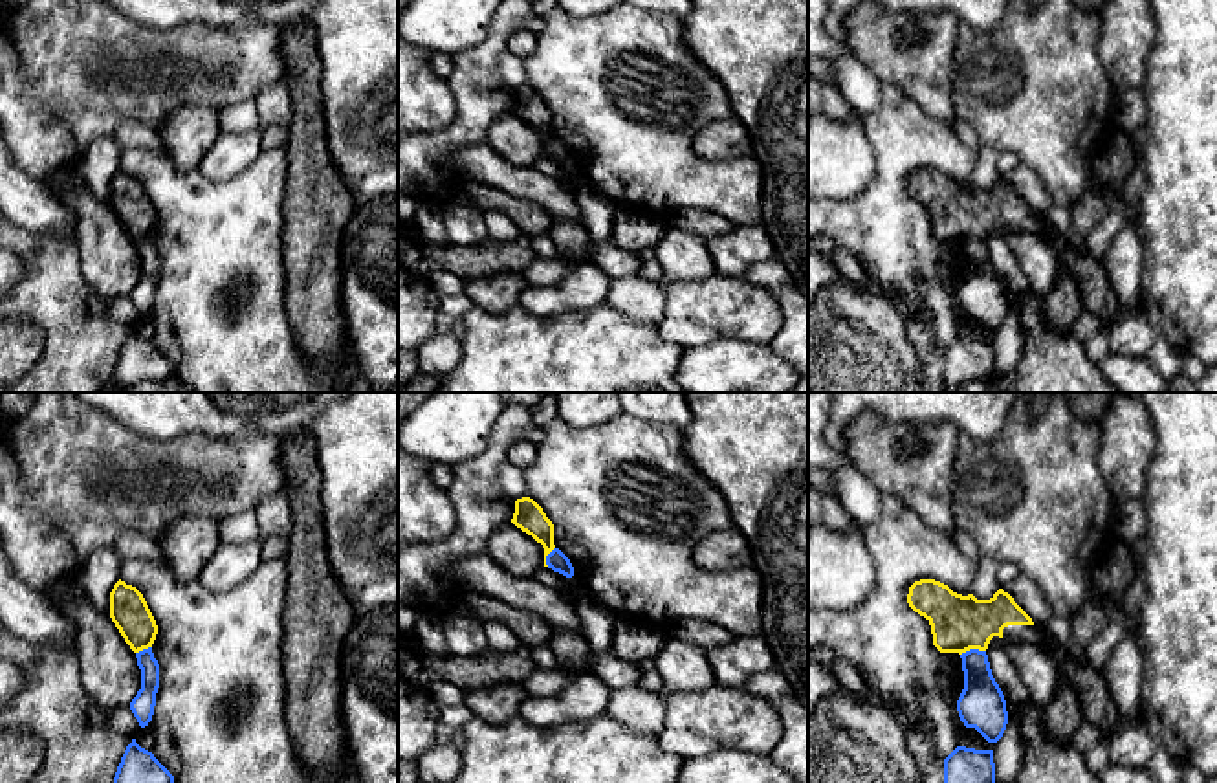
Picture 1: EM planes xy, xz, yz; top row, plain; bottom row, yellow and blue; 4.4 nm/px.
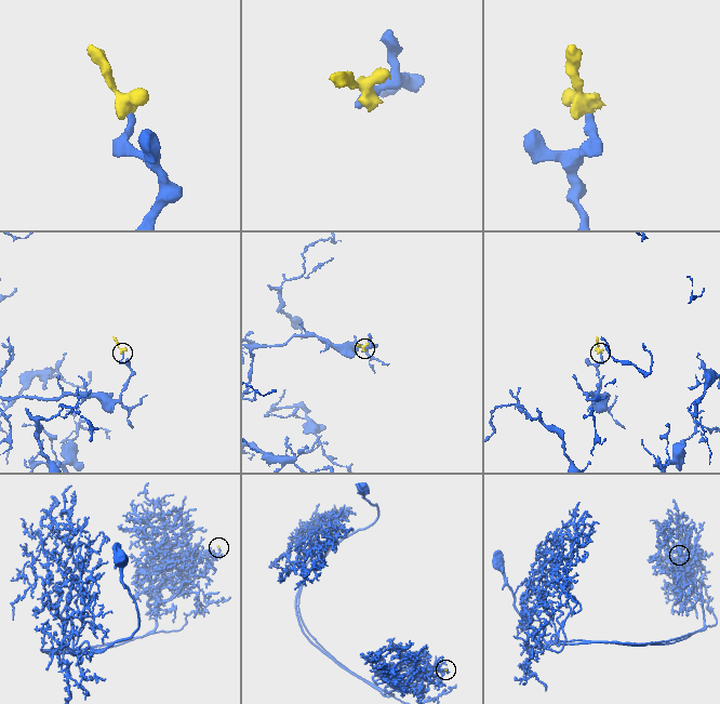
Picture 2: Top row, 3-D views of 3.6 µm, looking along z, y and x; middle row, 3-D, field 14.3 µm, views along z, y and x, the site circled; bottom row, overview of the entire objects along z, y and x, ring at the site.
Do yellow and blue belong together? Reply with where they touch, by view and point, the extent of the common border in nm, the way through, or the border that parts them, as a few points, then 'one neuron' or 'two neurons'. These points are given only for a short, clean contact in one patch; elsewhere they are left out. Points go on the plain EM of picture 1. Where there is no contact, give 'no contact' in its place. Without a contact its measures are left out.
yz (972, 237) | 110 nm | along yz (985, 239), (966, 239), (961, 244) | two neurons

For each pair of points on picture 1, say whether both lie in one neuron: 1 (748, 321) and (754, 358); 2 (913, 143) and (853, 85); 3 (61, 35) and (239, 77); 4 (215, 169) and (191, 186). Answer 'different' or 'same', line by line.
1: different
2: different
3: same
4: different

